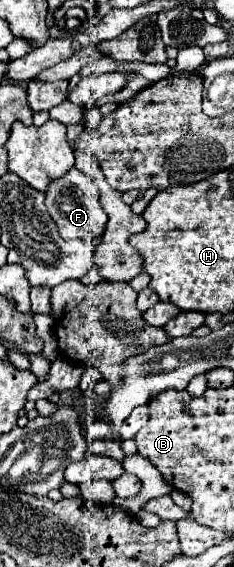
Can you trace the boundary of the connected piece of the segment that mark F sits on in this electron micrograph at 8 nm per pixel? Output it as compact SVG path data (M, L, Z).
M73 166L65 178L57 178L51 186L45 190L45 206L53 218L53 222L59 228L61 238L83 238L87 242L93 242L97 236L103 234L107 224L107 214L99 202L99 188L83 174L77 166Z

